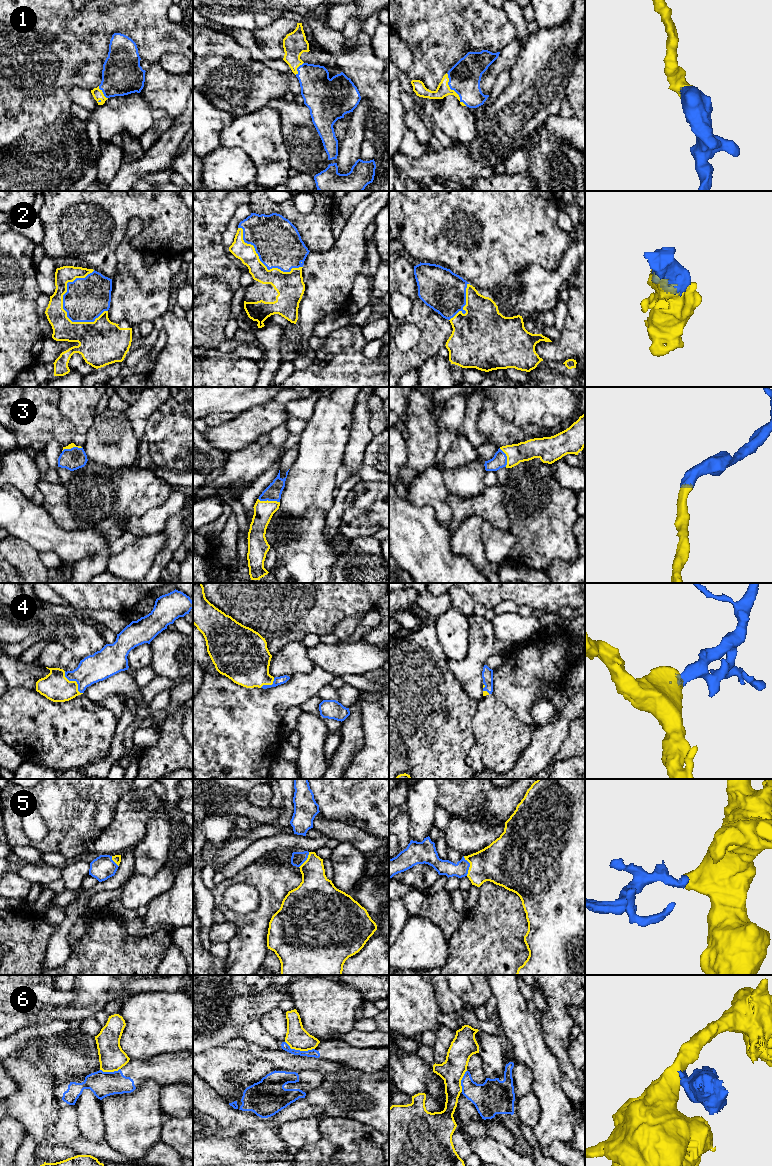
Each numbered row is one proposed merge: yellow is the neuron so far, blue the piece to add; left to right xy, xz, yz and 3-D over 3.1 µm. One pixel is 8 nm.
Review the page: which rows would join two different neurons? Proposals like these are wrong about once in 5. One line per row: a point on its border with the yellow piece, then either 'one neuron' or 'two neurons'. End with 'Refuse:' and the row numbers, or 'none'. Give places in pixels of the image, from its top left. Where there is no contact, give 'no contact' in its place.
1: contact yz (452, 90); one neuron
2: contact xy (66, 289); one neuron
3: contact xz (269, 501); one neuron
4: contact xy (74, 681); one neuron
5: contact yz (470, 866); one neuron
6: contact xz (299, 1049); two neurons
Refuse: 6

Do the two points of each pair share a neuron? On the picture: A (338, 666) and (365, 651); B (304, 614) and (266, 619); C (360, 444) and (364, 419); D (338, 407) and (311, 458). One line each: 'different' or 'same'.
A: same
B: same
C: same
D: same

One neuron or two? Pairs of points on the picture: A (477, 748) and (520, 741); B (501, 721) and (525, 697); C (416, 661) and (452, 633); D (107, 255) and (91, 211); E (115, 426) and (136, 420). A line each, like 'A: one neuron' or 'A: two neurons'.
A: two neurons
B: two neurons
C: two neurons
D: one neuron
E: two neurons

